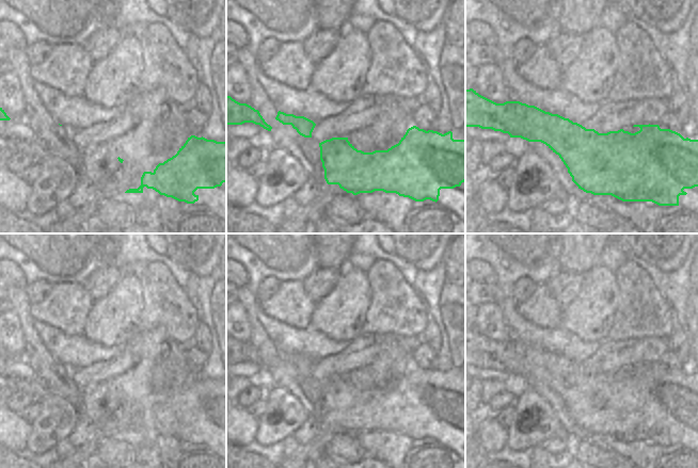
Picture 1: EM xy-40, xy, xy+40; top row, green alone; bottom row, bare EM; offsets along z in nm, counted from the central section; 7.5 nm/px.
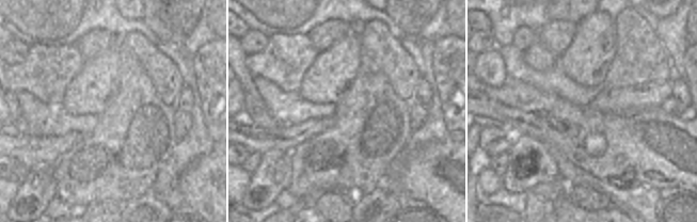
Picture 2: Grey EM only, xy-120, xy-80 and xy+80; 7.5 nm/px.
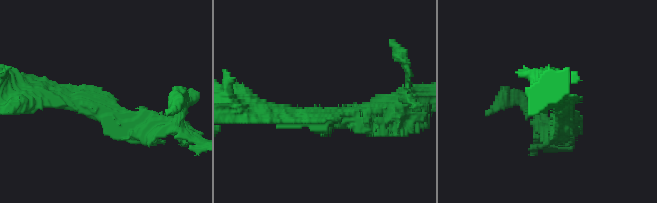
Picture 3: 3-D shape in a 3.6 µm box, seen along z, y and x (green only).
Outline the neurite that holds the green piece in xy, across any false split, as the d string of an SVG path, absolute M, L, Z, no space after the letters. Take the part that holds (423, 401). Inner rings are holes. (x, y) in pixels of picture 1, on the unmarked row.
M413 365L407 369L398 383L387 389L375 389L372 391L358 389L348 380L348 376L332 376L319 382L319 386L327 422L338 423L340 427L353 434L383 430L396 432L415 440L430 438L437 441L441 427L454 427L465 420L465 377L454 378L451 370L442 373L438 370L426 370Z

